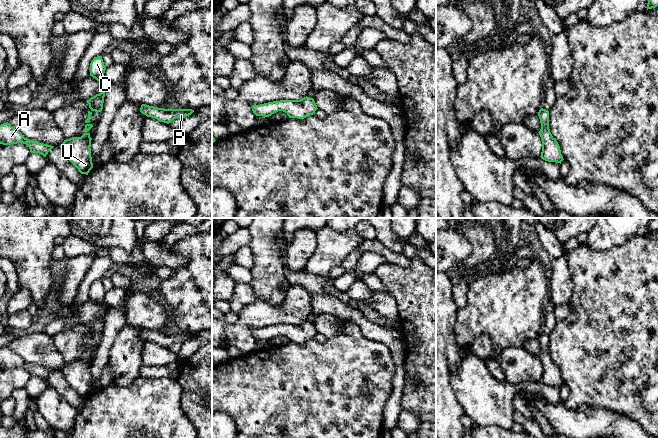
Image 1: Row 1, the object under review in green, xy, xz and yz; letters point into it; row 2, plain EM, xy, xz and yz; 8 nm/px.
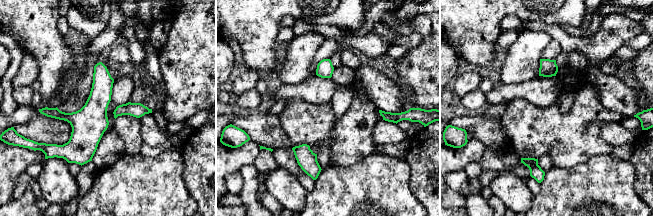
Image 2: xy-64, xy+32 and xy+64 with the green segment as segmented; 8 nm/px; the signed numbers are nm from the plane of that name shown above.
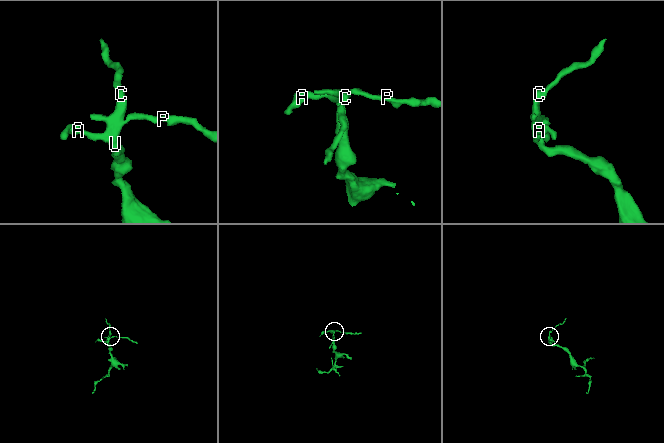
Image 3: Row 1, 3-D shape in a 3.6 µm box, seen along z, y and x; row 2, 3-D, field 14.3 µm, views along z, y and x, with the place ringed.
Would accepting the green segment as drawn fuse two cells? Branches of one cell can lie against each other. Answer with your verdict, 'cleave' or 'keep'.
keep

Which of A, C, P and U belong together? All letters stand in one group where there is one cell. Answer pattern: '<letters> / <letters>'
A C P U

